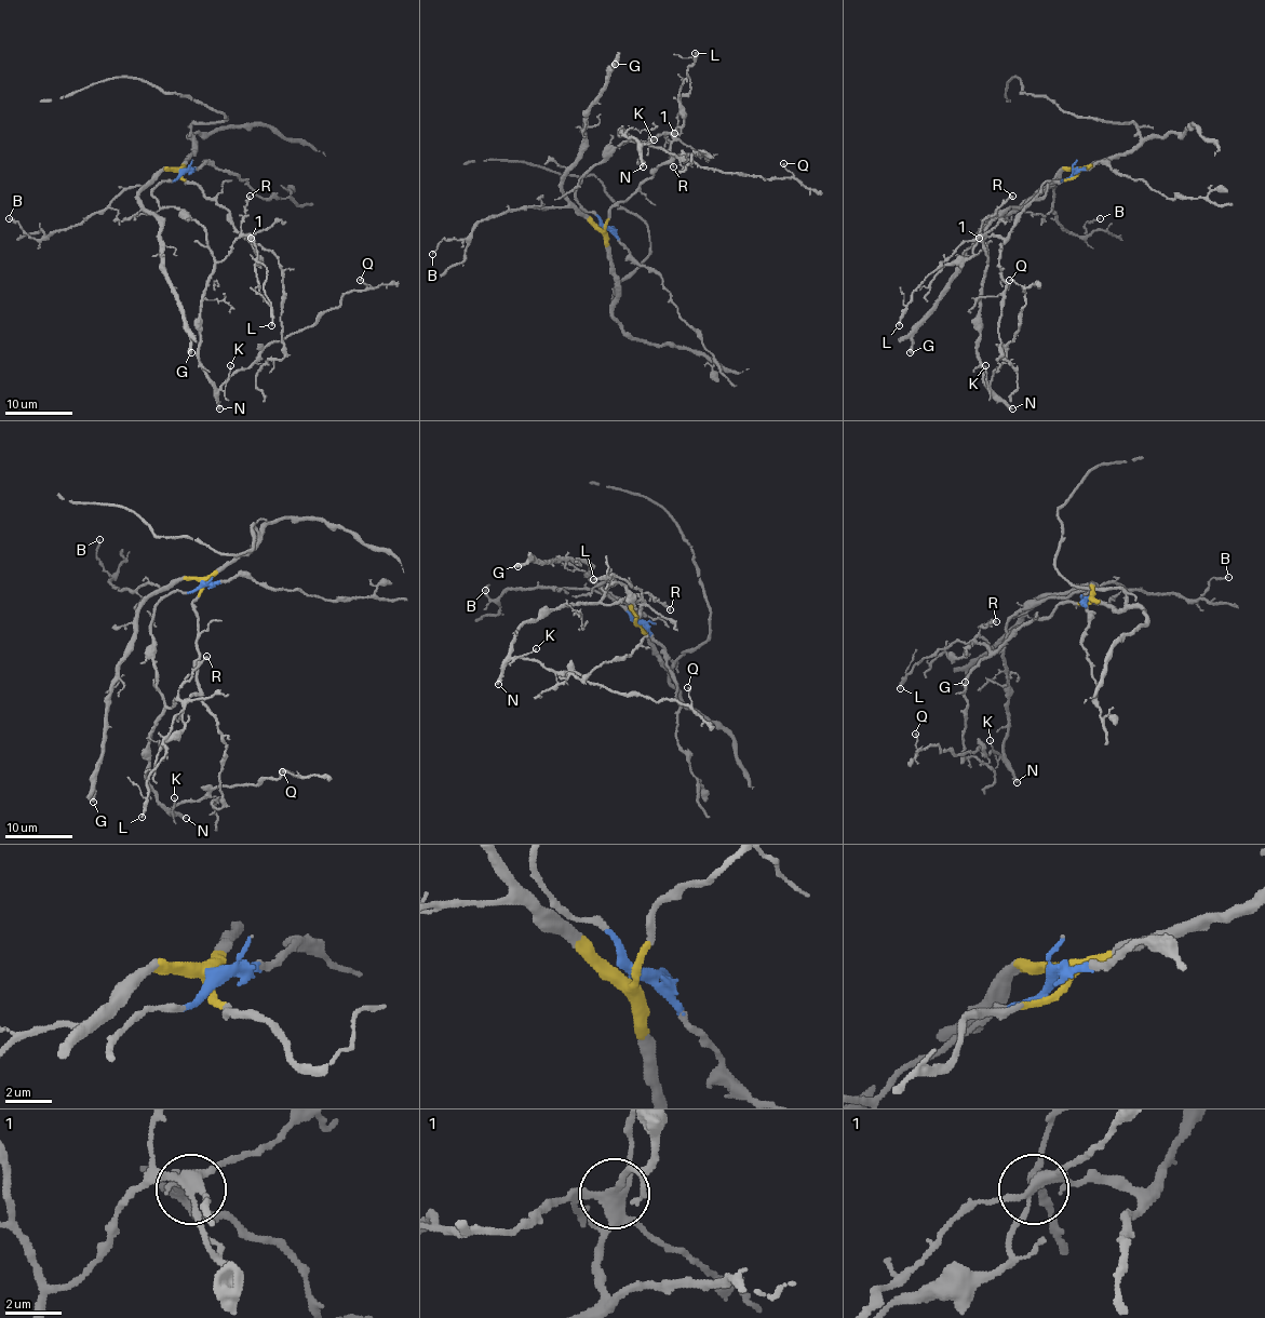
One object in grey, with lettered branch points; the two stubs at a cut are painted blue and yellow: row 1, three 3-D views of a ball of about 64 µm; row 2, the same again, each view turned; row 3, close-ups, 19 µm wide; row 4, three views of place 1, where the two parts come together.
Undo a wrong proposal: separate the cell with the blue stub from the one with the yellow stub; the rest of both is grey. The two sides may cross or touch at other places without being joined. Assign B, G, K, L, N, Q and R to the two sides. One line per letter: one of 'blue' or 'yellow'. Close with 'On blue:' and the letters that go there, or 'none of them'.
B: yellow
G: yellow
K: blue
L: yellow
N: blue
Q: blue
R: blue
On blue: K, N, Q, R

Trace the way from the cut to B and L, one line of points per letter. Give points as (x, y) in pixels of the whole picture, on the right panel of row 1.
B: (1075, 171), (1063, 171), (1052, 183), (1057, 220), (1085, 240), (1085, 225), (1100, 217)
L: (1075, 171), (1070, 178), (1054, 180), (1036, 198), (1006, 238), (980, 236), (964, 241), (913, 292), (899, 325)

